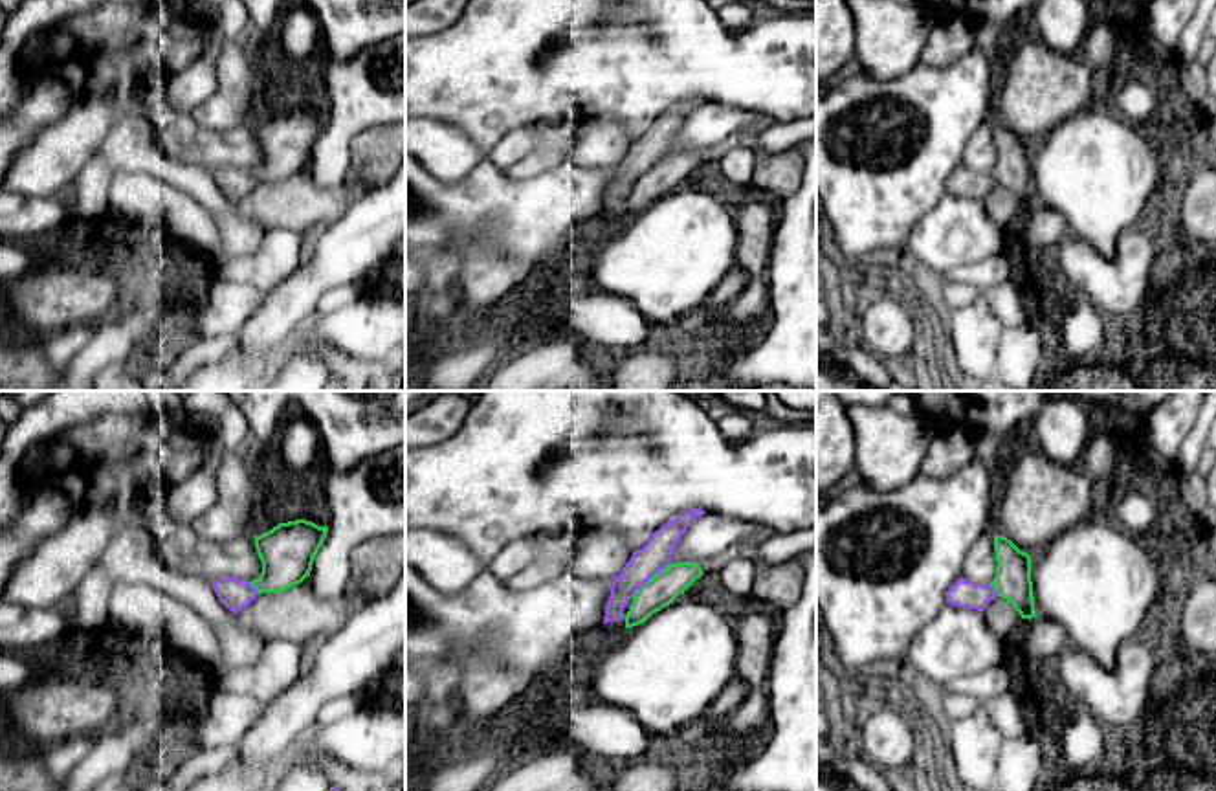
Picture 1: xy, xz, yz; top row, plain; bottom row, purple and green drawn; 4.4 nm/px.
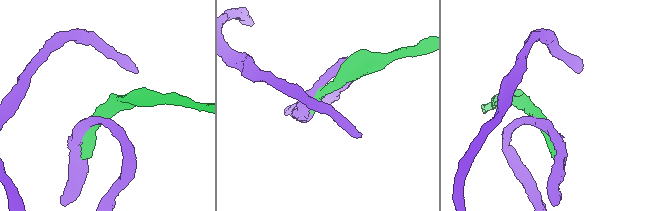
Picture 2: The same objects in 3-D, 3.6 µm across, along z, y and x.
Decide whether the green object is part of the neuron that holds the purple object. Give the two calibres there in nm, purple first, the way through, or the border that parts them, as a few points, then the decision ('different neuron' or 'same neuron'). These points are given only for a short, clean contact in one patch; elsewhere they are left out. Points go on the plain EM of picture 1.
140 nm thick on the purple side, 140 nm on the other; same neuron

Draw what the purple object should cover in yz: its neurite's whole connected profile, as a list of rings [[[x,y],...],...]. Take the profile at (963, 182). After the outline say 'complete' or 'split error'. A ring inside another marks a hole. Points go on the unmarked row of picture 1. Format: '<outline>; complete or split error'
[[[994,123],[996,165],[990,173],[974,173],[959,167],[946,180],[946,193],[983,200],[996,185],[1005,187],[1022,207],[1033,207],[1034,185],[1031,171],[1031,145],[1005,125]]]; split error

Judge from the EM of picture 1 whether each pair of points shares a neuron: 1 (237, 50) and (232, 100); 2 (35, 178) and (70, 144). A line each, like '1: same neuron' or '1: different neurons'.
1: same neuron
2: same neuron

